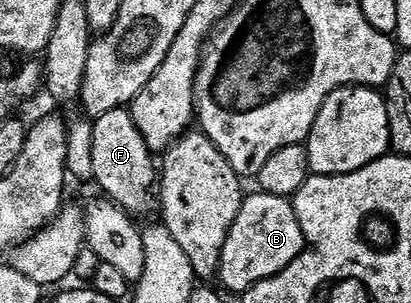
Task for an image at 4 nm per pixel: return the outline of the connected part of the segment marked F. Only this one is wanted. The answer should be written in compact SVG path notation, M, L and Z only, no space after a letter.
M127 107L115 108L95 117L94 130L94 170L92 180L101 188L103 195L112 203L120 205L125 212L137 214L148 204L148 191L158 180L158 164L154 153L146 142Z

